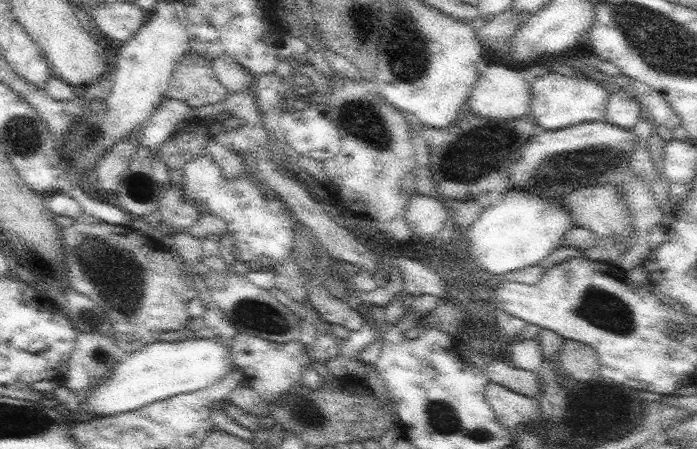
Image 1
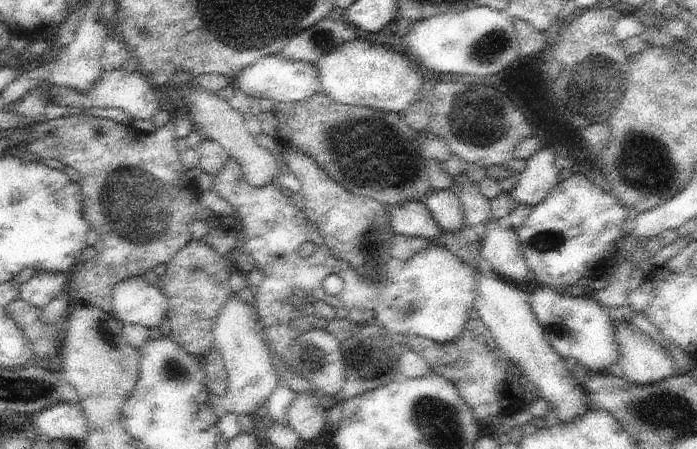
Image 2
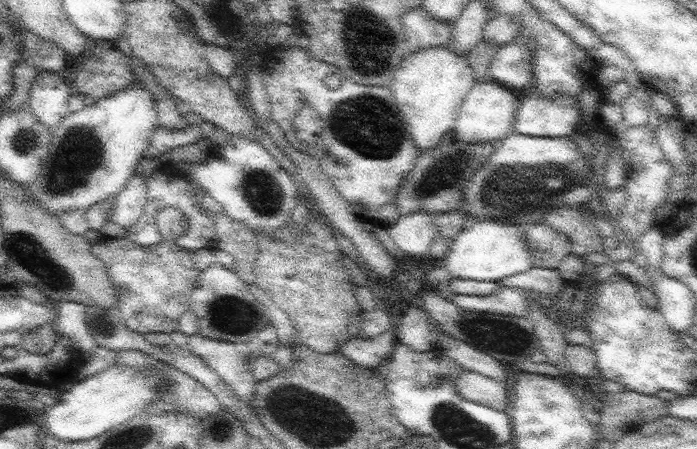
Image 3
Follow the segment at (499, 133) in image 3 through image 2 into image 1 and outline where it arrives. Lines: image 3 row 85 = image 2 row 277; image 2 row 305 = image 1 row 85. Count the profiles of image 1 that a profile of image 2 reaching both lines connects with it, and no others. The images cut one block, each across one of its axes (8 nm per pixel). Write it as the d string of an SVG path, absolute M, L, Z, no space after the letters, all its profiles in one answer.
M495 64L495 66L485 66L465 106L467 110L473 112L473 116L481 116L487 120L489 118L491 120L517 120L529 114L529 102L531 102L531 82L527 82L515 68L505 68L505 66Z

